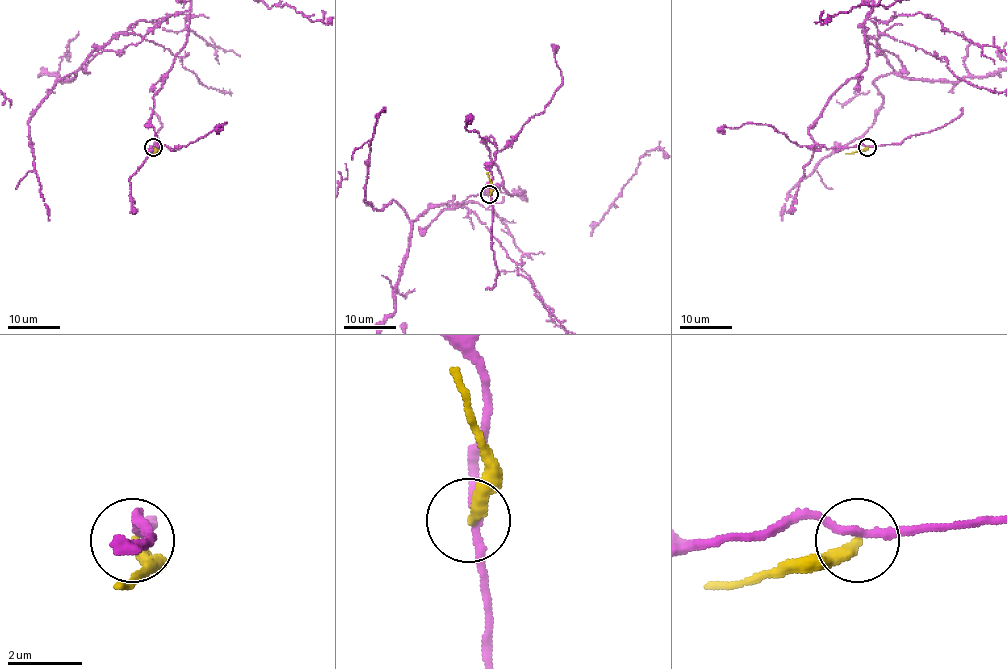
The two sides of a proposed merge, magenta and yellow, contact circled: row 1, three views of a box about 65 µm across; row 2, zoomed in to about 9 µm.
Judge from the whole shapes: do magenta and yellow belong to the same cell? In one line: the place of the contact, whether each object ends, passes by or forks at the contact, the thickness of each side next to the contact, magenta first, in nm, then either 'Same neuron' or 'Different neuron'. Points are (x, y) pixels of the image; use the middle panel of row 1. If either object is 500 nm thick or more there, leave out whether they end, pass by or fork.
Place: (489, 194). At the ring magenta passes by. At the ring yellow ends. Thickness 240 nm (magenta) against 340 nm. Different neuron

